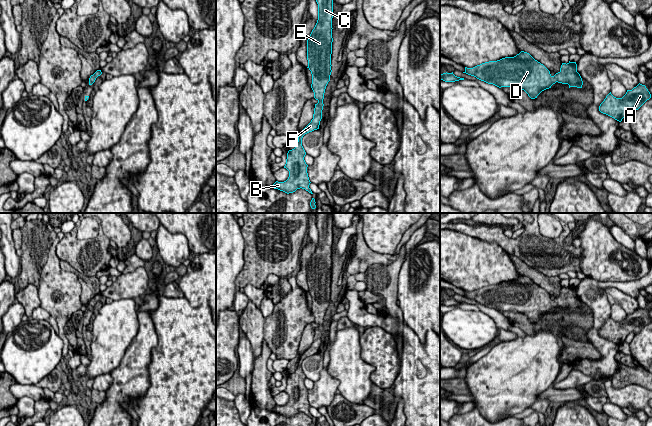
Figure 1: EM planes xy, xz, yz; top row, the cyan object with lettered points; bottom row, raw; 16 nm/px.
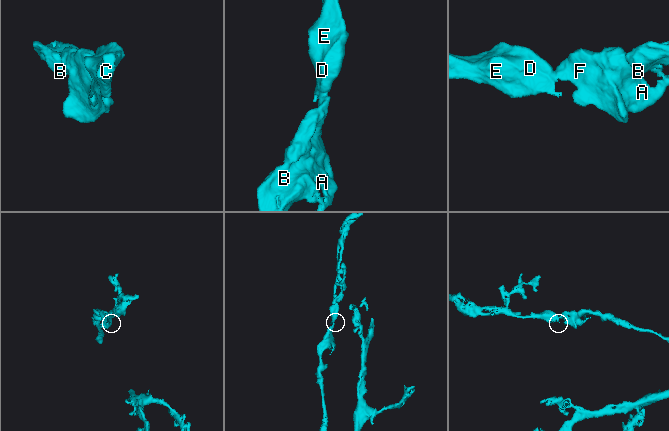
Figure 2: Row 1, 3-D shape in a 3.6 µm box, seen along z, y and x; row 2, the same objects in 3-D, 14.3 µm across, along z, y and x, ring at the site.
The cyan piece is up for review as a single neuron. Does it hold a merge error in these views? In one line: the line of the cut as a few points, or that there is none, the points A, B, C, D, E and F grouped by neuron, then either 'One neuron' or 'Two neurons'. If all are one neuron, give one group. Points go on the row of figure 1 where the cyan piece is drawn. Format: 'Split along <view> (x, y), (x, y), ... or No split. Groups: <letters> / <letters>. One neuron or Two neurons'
No split. Groups: A B C D E F. One neuron

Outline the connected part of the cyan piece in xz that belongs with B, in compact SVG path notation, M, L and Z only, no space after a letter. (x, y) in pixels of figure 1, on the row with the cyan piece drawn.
M316 0L316 2L318 4L318 20L307 40L307 68L312 74L311 88L318 103L315 104L313 119L300 133L295 148L287 153L284 168L289 171L288 179L284 182L276 181L272 185L272 188L287 194L300 188L313 194L309 188L311 182L307 173L308 165L304 160L306 152L302 146L302 138L305 134L319 129L324 106L324 93L332 72L333 0Z

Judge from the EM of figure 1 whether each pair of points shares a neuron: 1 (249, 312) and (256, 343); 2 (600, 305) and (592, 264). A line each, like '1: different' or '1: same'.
1: same
2: different

